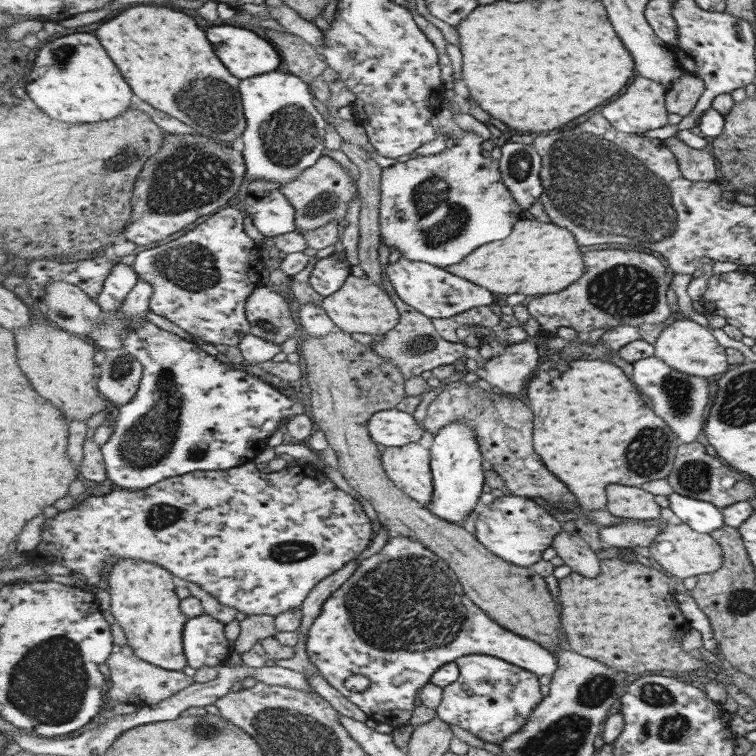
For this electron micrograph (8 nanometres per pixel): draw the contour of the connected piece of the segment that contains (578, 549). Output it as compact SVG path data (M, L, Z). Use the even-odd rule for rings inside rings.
M564 530L555 536L553 548L572 572L586 578L598 578L601 575L602 560L596 554L596 549L584 538Z

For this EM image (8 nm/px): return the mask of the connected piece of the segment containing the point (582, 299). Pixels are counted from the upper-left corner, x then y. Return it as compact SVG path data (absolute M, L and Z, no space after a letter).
M591 250L585 253L587 274L569 286L569 290L538 295L527 300L531 319L541 324L541 329L554 332L561 326L587 334L597 328L619 325L641 326L662 324L671 316L667 290L671 280L667 276L664 260L653 252L636 250Z

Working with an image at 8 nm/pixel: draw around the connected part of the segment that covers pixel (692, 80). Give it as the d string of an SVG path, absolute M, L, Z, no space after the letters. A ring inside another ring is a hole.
M685 74L671 84L666 92L668 111L681 117L689 116L697 109L699 100L705 95L706 83L696 74Z

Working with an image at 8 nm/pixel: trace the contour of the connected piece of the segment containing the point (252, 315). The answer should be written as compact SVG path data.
M263 284L251 293L246 315L251 323L251 333L264 340L283 344L297 330L287 298L271 287L265 288Z

